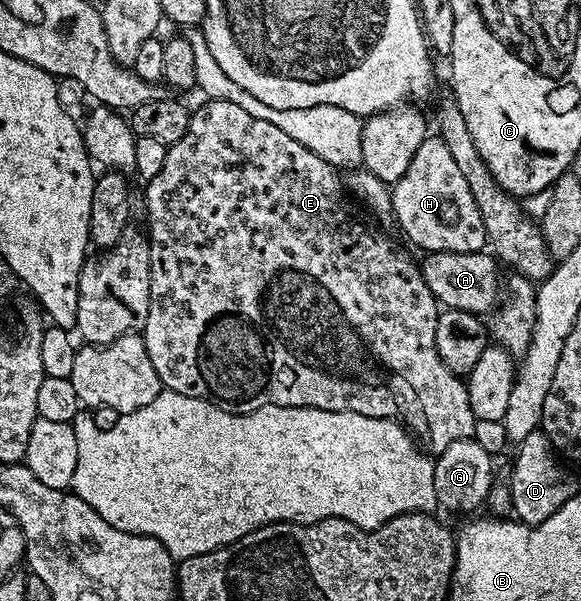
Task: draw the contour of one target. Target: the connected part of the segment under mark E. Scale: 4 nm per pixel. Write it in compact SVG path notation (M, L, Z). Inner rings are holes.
M207 99L203 103L198 109L195 107L190 113L188 134L184 138L180 138L180 142L167 147L164 167L160 170L160 174L156 174L156 178L147 180L144 184L144 187L146 187L146 220L150 223L150 232L148 231L150 242L150 305L148 306L148 318L140 329L140 335L148 350L148 356L152 358L152 366L156 366L156 374L160 378L163 389L167 392L184 394L188 398L200 398L214 404L220 410L239 414L255 412L264 406L284 406L285 408L315 408L325 412L355 412L356 414L364 414L381 420L393 420L405 425L416 437L417 443L430 454L448 450L448 446L452 446L452 442L471 439L474 435L475 419L468 398L466 380L452 374L452 370L448 370L448 366L444 366L444 362L440 362L440 354L436 354L436 322L438 321L440 305L432 294L432 290L428 290L419 265L417 263L409 264L406 261L405 254L384 233L369 228L360 217L354 216L354 208L350 205L351 197L344 187L343 177L342 180L338 177L340 172L337 167L325 161L324 158L318 157L307 146L296 142L291 135L284 134L279 126L274 126L271 122L266 122L261 118L252 118L251 114L248 114L243 107L238 106L235 102Z

